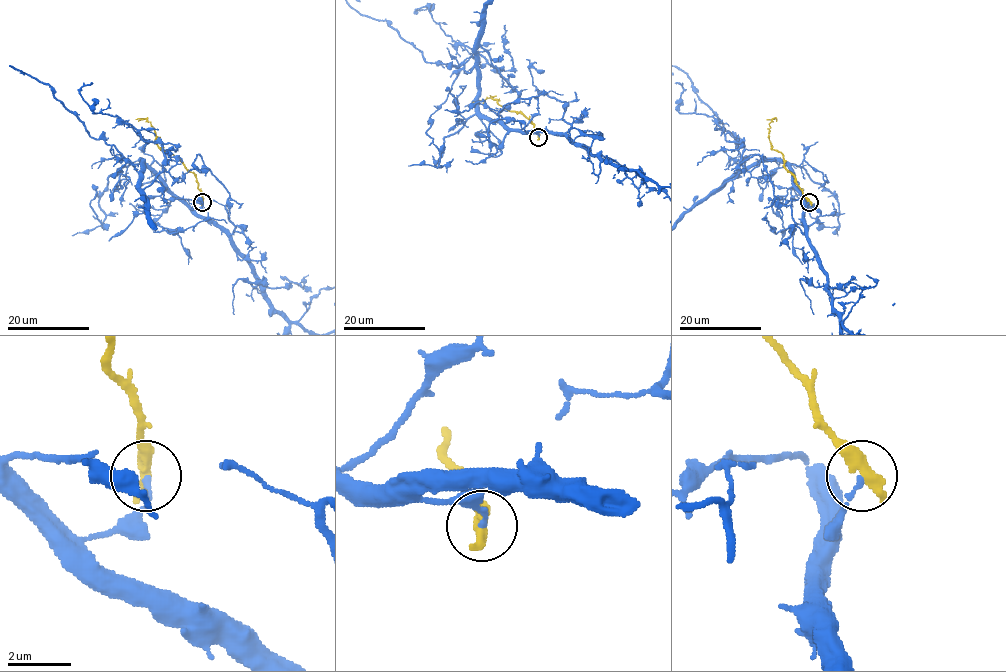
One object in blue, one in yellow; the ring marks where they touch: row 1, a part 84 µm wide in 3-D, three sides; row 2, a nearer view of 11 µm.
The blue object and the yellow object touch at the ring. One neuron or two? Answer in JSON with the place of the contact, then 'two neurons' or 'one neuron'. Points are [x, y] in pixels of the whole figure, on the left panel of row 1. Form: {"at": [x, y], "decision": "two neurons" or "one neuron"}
{"at": [202, 202], "decision": "two neurons"}

